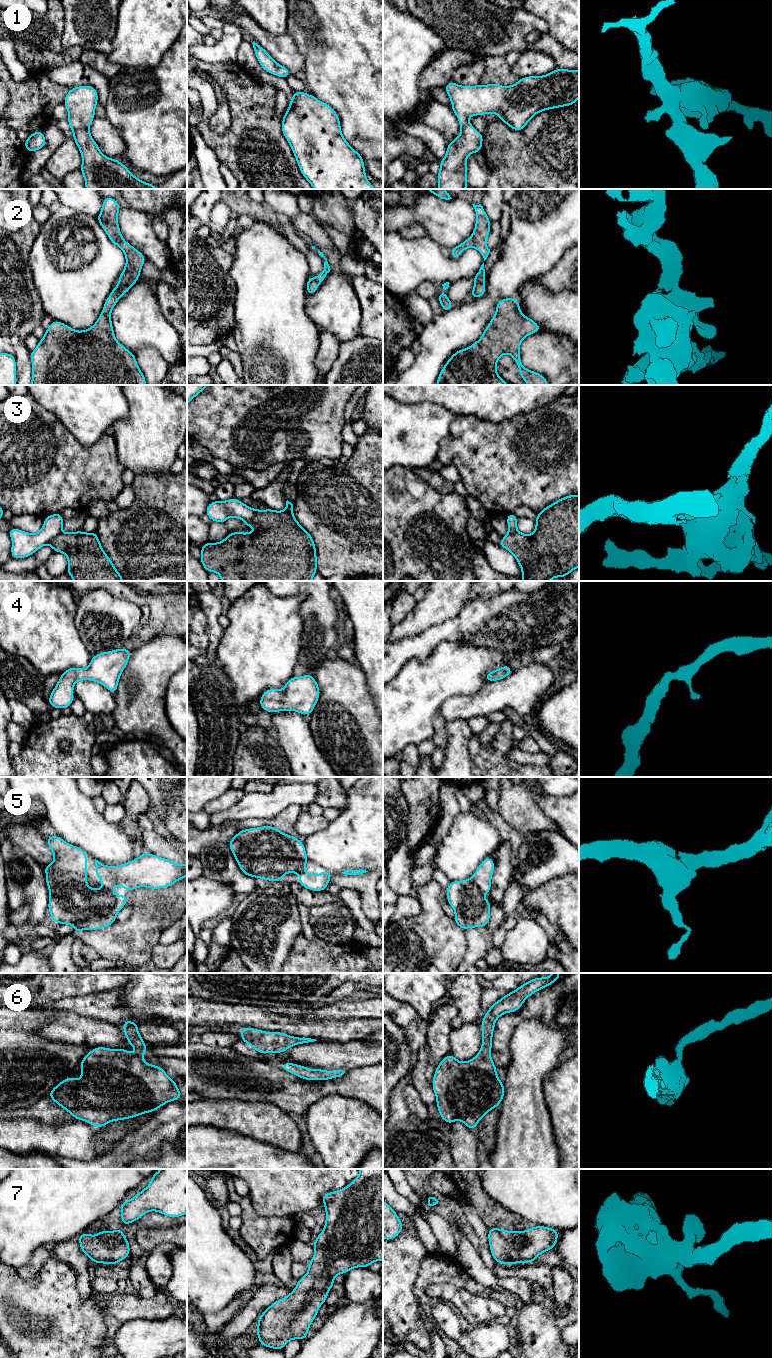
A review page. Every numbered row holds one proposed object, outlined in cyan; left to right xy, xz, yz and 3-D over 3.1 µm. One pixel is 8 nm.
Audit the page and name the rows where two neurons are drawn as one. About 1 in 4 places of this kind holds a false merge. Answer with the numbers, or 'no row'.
3

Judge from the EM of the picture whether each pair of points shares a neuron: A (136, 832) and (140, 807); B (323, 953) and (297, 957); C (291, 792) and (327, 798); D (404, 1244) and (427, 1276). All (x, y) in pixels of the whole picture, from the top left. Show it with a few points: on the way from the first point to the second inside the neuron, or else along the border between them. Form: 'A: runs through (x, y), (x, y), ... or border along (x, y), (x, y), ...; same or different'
A: runs through (133, 826), (134, 813); same
B: runs through (317, 957), (303, 957); same
C: border along (318, 787), (315, 801); different
D: border along (427, 1253), (421, 1263), (414, 1285); different

